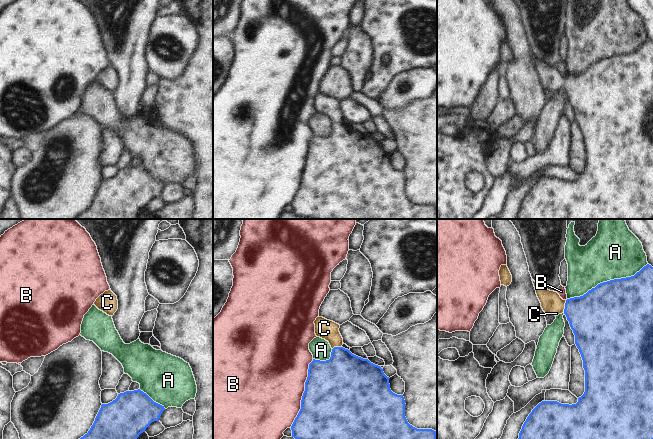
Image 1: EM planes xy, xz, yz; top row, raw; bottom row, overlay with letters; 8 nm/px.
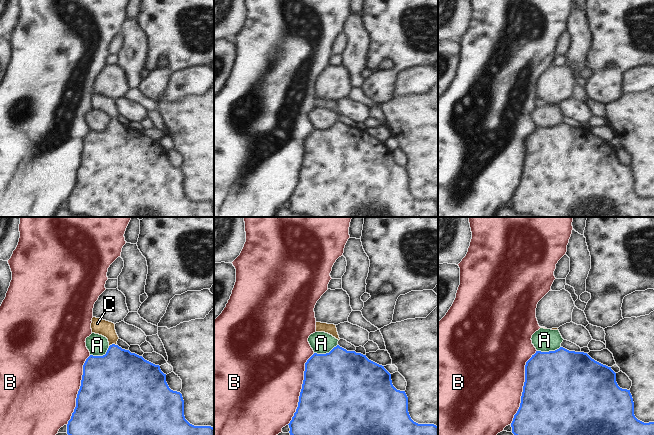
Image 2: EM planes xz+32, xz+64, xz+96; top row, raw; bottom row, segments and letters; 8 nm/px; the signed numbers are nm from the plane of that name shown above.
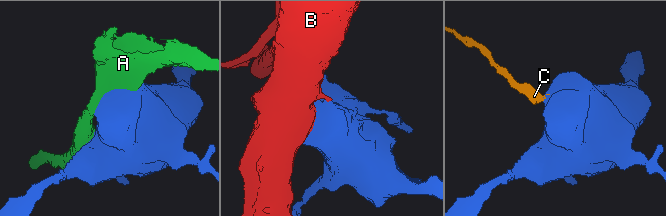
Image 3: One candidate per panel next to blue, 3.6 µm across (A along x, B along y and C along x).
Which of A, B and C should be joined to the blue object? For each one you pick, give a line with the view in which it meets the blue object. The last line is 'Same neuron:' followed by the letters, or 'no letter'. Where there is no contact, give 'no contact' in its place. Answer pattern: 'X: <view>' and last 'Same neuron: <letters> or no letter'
C: yz
Same neuron: C

